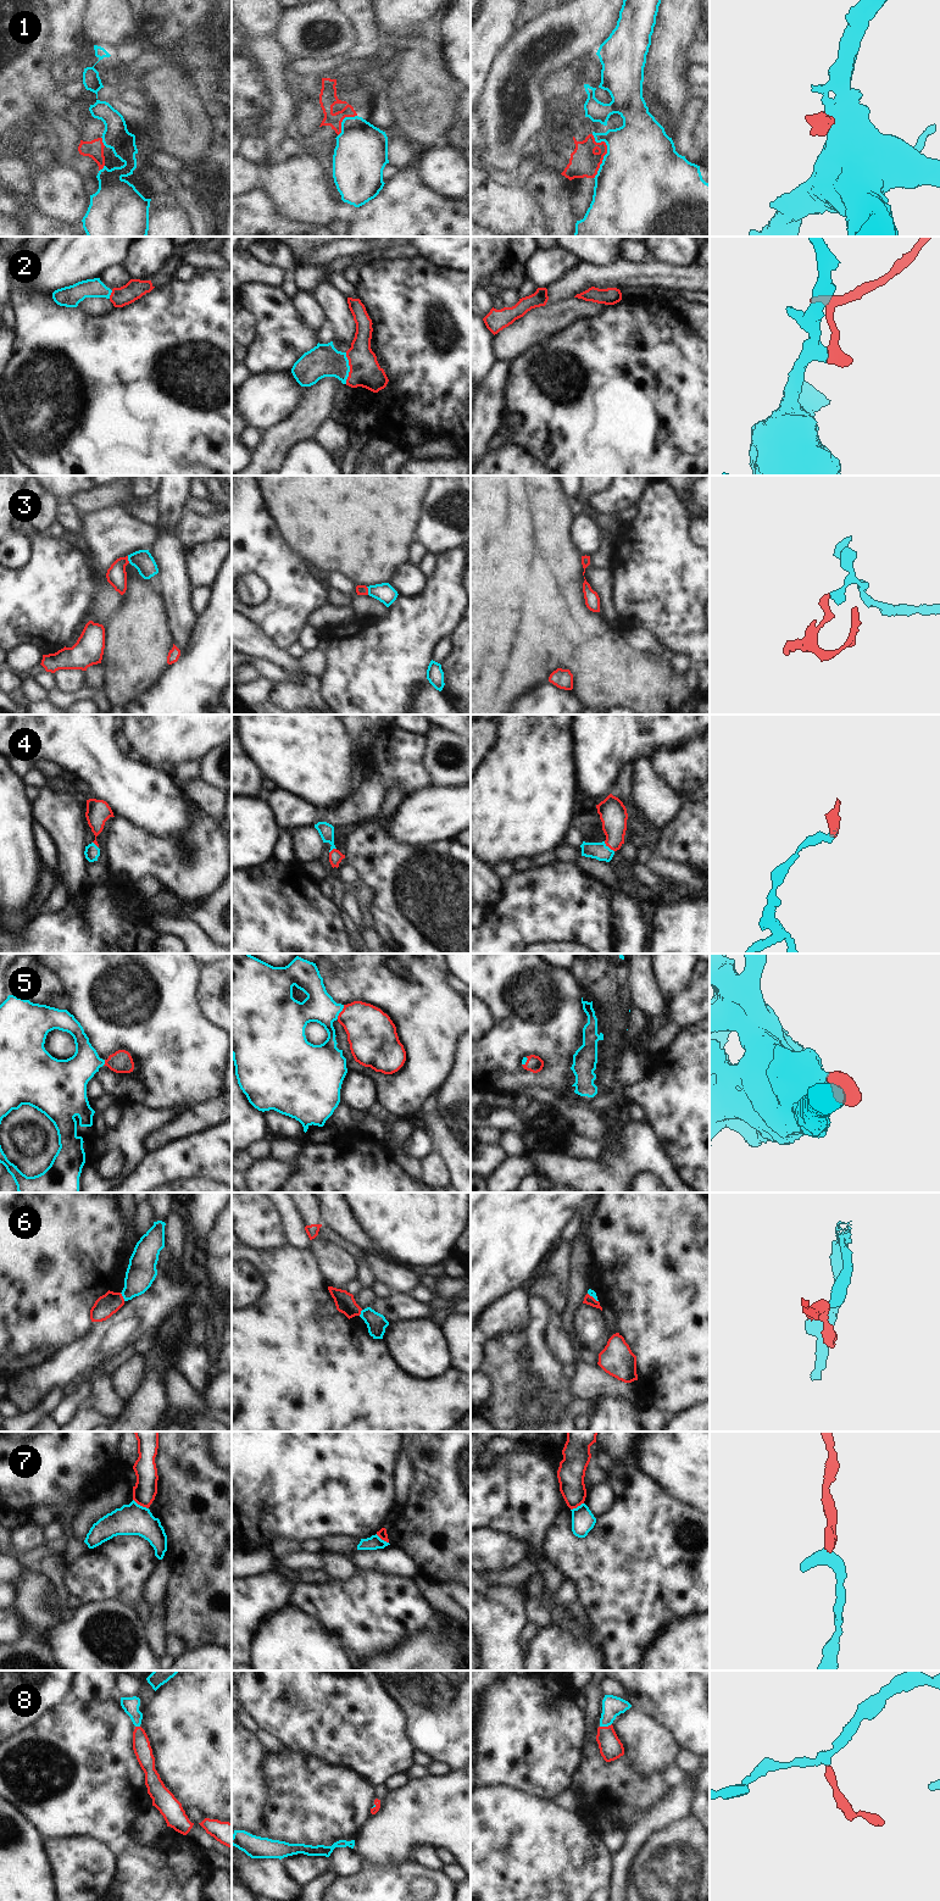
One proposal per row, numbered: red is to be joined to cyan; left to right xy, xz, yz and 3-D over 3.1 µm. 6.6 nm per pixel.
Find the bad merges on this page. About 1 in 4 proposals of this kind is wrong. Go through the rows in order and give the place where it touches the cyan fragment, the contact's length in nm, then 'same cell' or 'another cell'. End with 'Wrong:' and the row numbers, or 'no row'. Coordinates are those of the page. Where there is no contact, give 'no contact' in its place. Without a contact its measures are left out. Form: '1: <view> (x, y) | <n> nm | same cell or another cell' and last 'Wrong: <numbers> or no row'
1: yz (607, 153) | 300 nm | another cell
2: xz (349, 368) | 200 nm | same cell
3: xz (368, 590) | 60 nm | same cell
4: yz (607, 846) | 100 nm | same cell
5: xz (340, 1011) | 110 nm | same cell
6: xy (122, 1295) | 70 nm | another cell
7: xy (139, 1505) | 120 nm | another cell
8: yz (605, 1726) | 80 nm | same cell
Wrong: 1, 6, 7

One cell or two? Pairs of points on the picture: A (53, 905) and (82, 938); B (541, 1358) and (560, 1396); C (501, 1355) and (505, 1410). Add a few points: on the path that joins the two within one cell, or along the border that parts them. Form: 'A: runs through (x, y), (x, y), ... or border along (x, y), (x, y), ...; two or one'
A: border along (70, 900), (57, 912), (44, 910); two
B: runs through (546, 1368), (555, 1387); one
C: runs through (505, 1368), (505, 1396); one

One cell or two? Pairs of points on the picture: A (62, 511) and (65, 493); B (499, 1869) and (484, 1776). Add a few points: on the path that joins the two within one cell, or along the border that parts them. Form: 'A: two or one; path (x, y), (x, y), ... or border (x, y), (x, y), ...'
A: two; border (67, 500), (60, 502)
B: two; border (483, 1785), (507, 1785), (515, 1789)

